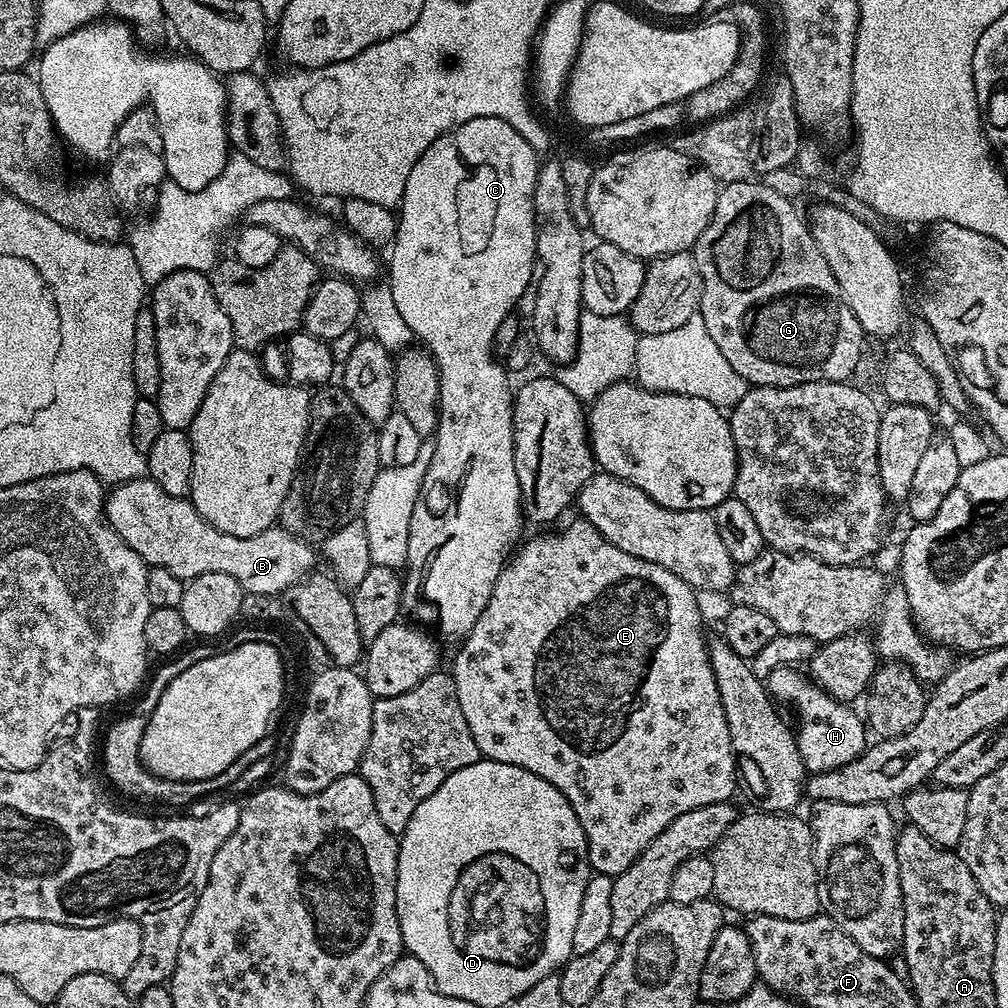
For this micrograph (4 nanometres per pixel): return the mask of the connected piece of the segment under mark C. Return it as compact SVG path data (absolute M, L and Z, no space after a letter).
M474 118L452 129L447 136L437 138L425 150L422 158L414 162L414 170L410 170L410 178L406 178L406 190L398 205L396 239L390 245L392 261L388 264L386 283L394 294L398 314L402 314L402 319L406 322L406 326L410 326L413 337L434 357L436 367L440 369L440 425L436 427L434 433L432 457L428 463L426 478L420 487L418 502L414 502L414 514L410 514L408 563L402 576L402 608L405 613L408 611L413 616L411 619L417 625L436 624L437 630L442 635L449 636L450 639L456 640L455 642L463 641L468 631L474 626L474 622L478 622L482 610L486 610L486 602L490 602L490 594L494 590L494 582L498 582L498 574L508 563L514 549L522 540L522 535L520 536L522 501L518 474L514 470L514 434L512 433L514 388L513 385L508 385L509 373L505 365L494 355L492 343L498 326L504 318L513 315L514 309L529 291L534 280L534 269L538 261L536 258L536 219L532 209L532 199L534 198L537 167L538 153L532 149L530 142L526 142L526 138L522 138L522 134L518 134L518 130L514 130L514 126L510 126L510 122L502 122L502 118Z

